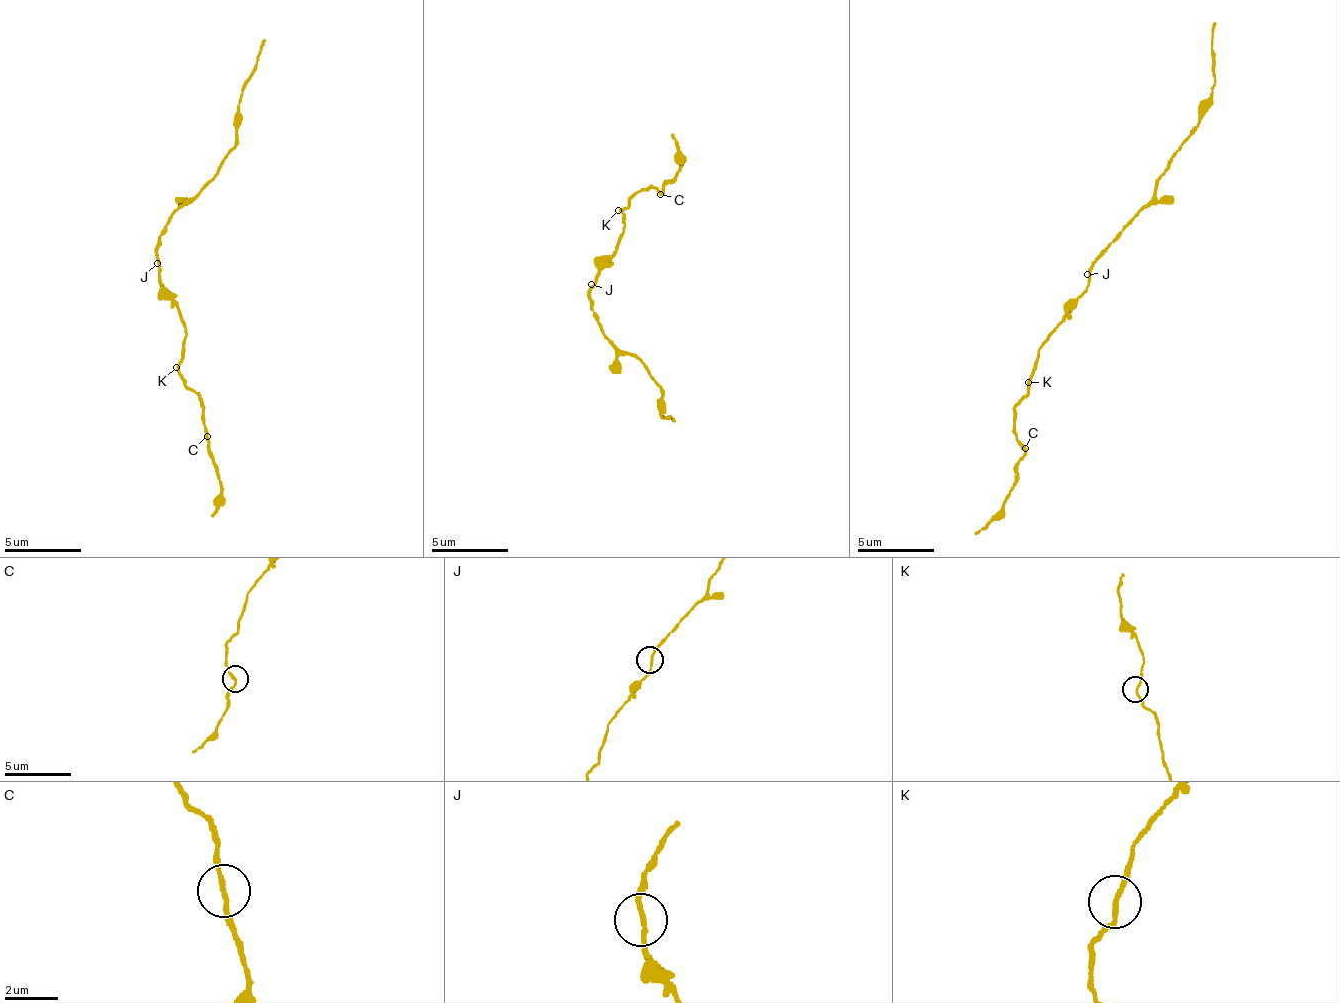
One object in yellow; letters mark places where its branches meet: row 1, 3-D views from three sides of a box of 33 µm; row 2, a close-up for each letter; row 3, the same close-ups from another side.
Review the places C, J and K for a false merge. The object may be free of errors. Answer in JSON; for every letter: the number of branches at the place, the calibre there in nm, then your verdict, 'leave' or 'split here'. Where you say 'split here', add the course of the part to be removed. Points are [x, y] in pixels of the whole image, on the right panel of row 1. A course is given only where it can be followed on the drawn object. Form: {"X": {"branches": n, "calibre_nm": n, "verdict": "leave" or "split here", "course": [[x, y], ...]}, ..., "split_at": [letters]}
{"C": {"branches": 2, "calibre_nm": 160, "verdict": "leave"}, "J": {"branches": 2, "calibre_nm": 160, "verdict": "leave"}, "K": {"branches": 2, "calibre_nm": 160, "verdict": "leave"}, "split_at": []}

